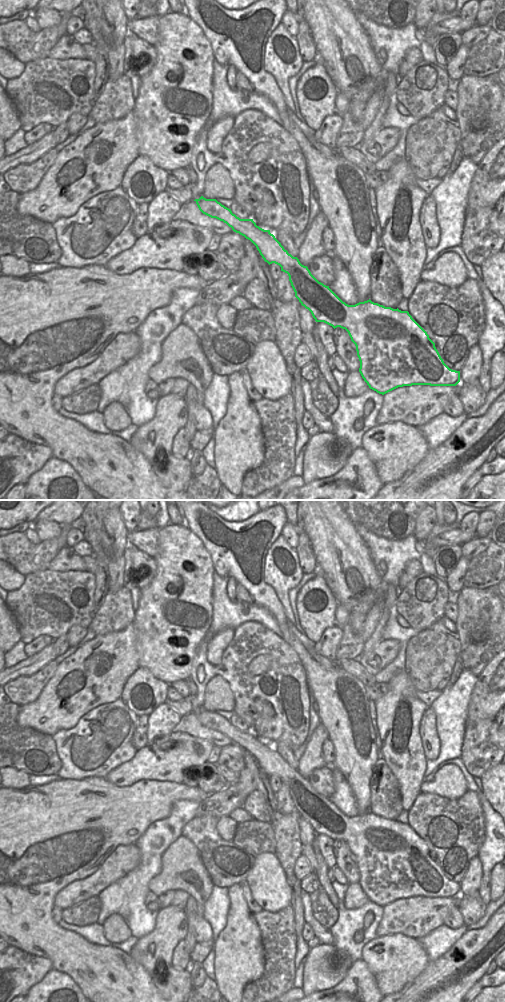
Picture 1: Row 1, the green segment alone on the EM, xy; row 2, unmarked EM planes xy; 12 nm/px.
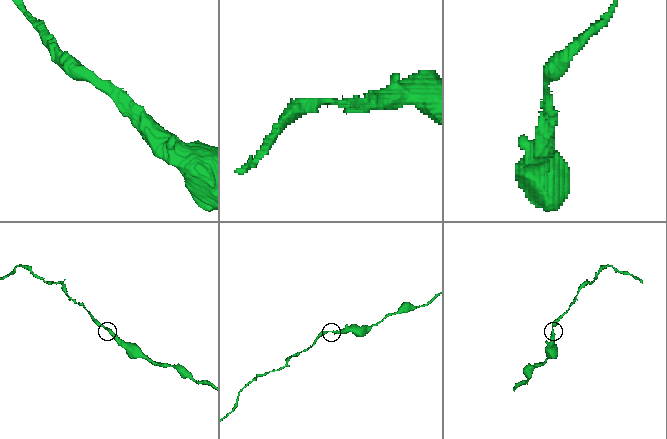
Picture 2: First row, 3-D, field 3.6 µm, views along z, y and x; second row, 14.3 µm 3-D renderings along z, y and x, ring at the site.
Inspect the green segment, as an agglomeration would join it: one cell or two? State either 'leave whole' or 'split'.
leave whole

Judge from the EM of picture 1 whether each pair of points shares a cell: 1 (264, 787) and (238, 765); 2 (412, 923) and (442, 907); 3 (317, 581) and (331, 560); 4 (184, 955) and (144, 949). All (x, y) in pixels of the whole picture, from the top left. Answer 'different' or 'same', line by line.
1: different
2: same
3: different
4: different

